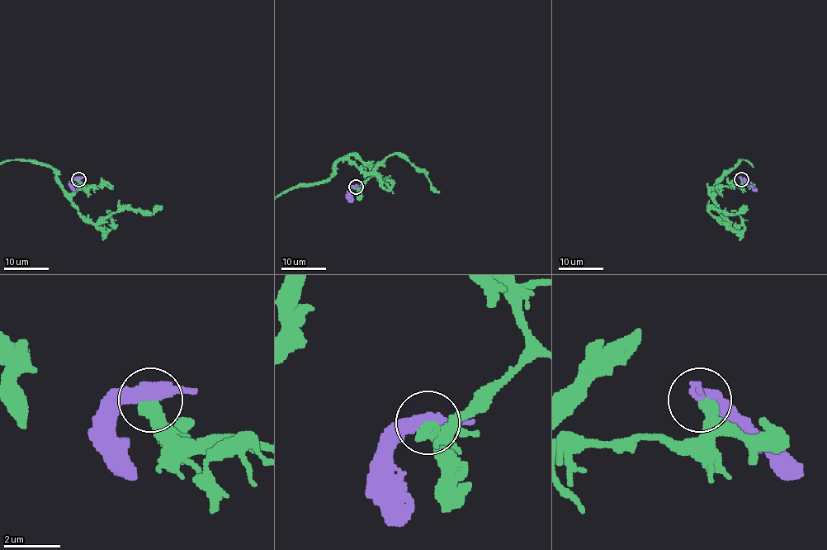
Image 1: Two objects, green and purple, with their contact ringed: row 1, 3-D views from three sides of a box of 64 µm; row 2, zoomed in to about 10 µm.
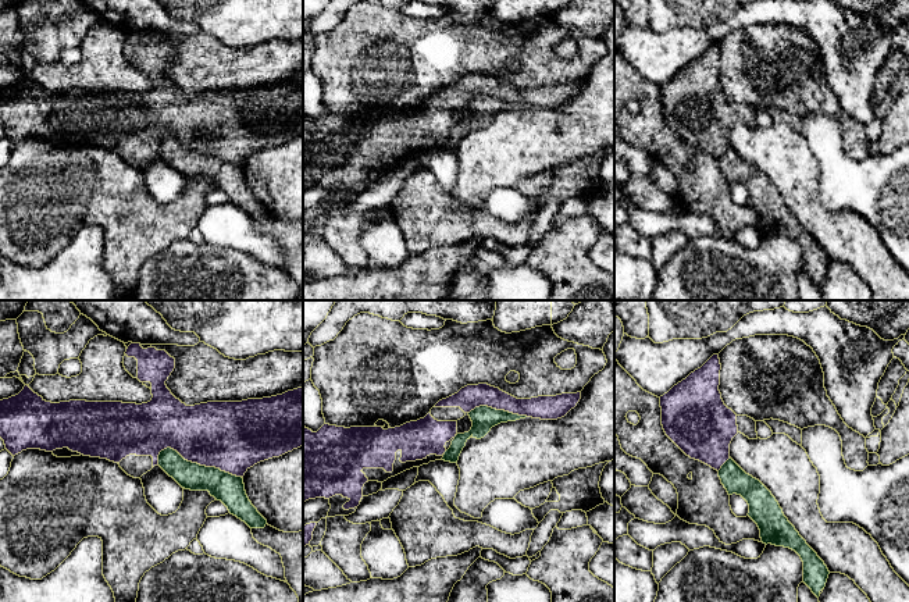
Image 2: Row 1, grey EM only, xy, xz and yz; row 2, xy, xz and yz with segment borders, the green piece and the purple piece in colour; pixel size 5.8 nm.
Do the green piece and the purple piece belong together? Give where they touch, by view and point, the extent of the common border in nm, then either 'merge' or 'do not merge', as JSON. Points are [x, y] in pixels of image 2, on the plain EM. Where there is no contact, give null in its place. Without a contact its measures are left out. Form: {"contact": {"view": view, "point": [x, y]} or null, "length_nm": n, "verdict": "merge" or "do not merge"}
{"contact": {"view": "xy", "point": [199, 153]}, "length_nm": 500, "verdict": "do not merge"}

